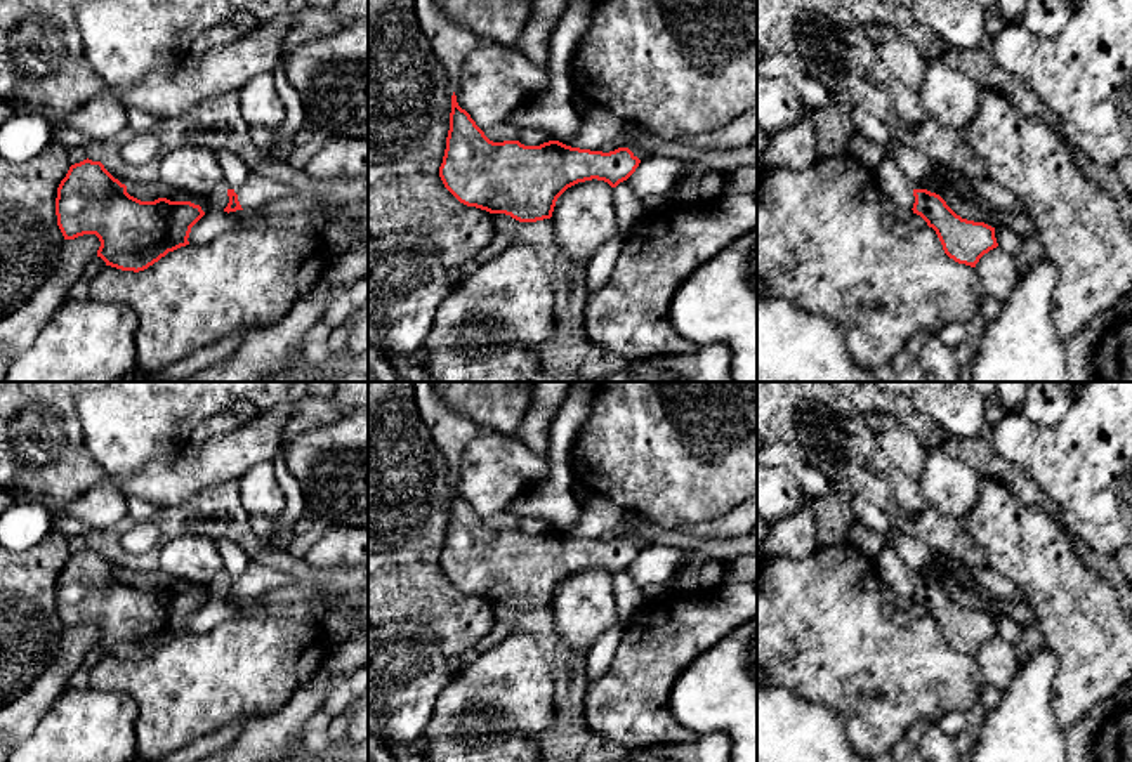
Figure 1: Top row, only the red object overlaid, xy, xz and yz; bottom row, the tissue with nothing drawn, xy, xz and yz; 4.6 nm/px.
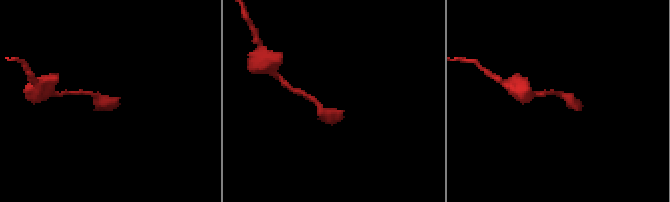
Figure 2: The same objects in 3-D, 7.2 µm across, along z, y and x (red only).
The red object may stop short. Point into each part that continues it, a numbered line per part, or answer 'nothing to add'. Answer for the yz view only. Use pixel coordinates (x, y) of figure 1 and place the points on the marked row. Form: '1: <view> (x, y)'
nothing to add

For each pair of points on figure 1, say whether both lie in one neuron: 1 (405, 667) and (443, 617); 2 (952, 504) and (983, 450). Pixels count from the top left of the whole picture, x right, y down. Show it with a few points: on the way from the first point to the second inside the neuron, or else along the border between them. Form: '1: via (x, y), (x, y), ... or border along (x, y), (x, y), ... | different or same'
1: border along (391, 622), (424, 624), (447, 658) | different
2: border along (936, 446), (969, 466), (980, 478) | different

